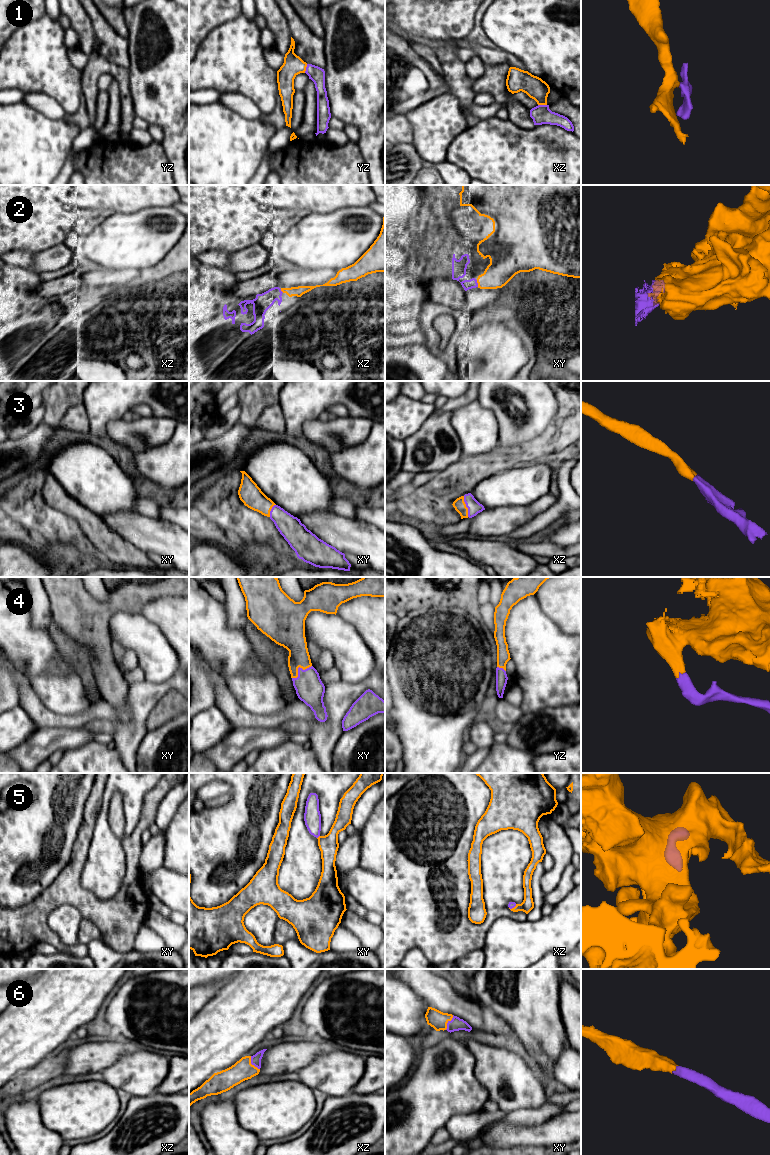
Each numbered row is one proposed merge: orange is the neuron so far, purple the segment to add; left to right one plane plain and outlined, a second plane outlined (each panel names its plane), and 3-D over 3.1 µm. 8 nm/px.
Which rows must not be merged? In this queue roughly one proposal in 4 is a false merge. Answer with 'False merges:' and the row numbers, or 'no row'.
False merges: no row

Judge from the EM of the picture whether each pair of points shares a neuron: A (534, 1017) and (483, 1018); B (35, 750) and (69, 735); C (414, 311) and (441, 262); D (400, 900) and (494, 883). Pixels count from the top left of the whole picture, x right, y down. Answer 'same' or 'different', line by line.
A: different
B: same
C: different
D: same

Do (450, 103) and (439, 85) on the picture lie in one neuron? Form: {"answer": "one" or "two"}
{"answer": "two"}

